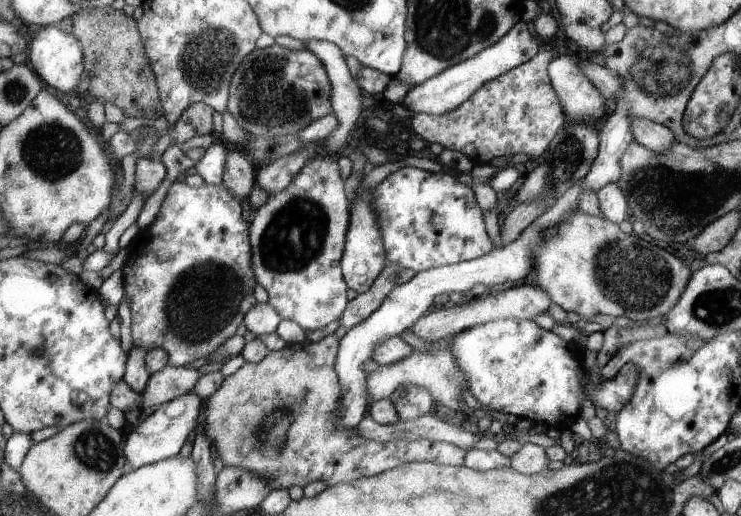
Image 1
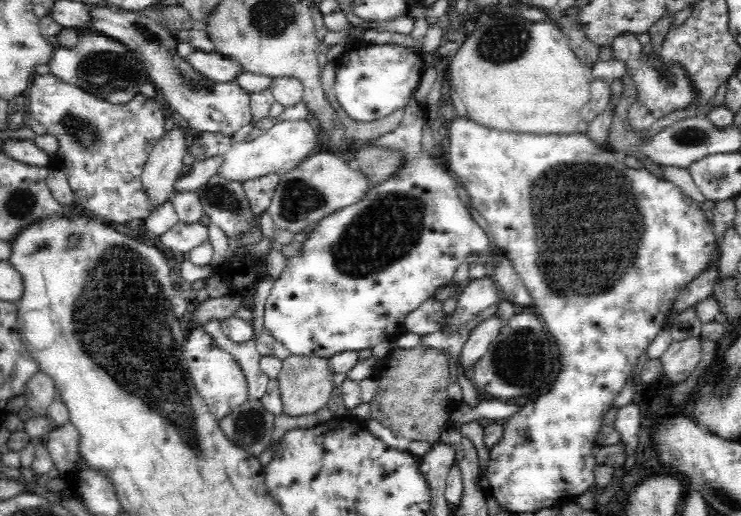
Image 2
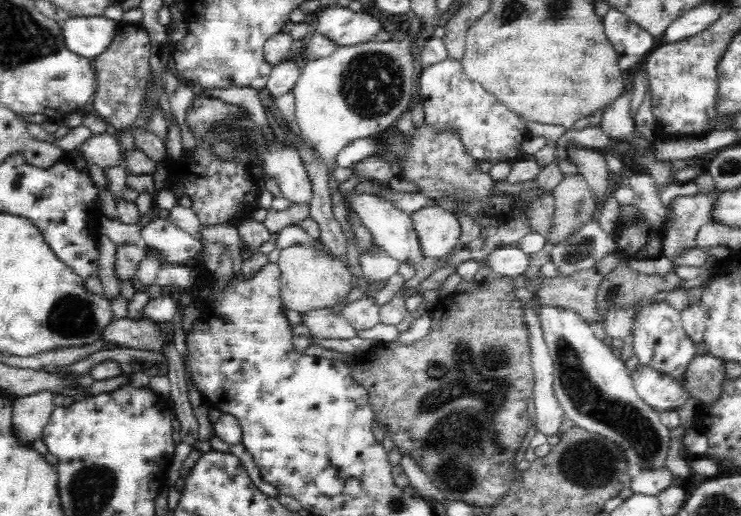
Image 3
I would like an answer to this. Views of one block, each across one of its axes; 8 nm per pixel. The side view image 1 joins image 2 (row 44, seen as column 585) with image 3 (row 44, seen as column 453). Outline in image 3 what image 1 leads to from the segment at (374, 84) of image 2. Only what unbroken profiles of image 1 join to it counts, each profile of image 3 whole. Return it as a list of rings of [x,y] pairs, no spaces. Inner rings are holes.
[[[326,8],[320,12],[317,31],[337,46],[364,44],[376,40],[384,30],[382,22],[370,14],[358,14],[350,8]]]

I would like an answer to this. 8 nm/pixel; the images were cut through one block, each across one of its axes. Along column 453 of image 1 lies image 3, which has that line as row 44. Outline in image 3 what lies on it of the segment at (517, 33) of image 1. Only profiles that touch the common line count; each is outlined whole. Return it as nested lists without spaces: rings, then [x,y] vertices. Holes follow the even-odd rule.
[[[104,15],[69,17],[60,24],[64,44],[70,52],[92,59],[111,43],[117,22]]]

